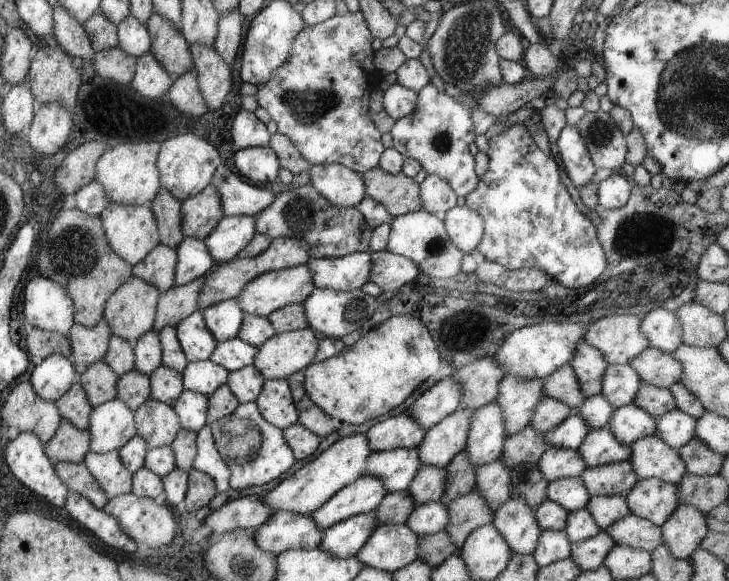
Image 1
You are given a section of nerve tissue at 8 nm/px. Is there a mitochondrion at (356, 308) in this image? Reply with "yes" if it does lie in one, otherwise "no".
yes

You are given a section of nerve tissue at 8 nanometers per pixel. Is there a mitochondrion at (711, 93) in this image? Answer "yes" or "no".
yes

